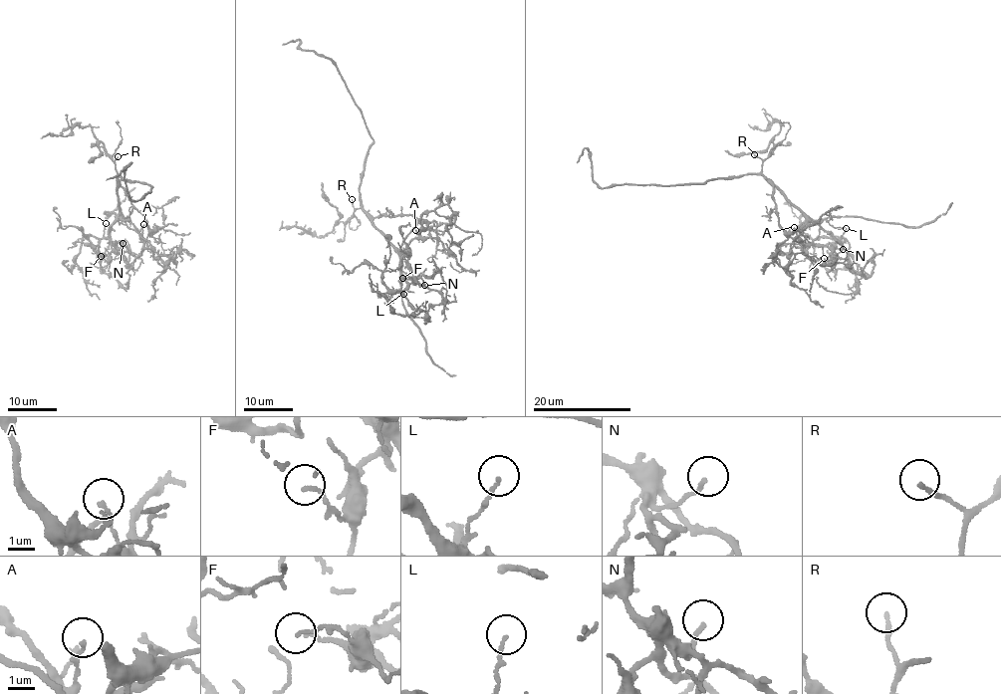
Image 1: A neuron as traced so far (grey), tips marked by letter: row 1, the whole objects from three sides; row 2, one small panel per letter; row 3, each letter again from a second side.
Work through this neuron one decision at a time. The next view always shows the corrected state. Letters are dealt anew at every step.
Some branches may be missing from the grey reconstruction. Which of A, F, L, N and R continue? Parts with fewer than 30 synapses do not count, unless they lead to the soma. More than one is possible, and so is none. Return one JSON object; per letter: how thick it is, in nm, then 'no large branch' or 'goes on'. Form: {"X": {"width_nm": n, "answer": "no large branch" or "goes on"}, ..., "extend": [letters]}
{"A": {"width_nm": 120, "answer": "no large branch"}, "F": {"width_nm": 130, "answer": "no large branch"}, "L": {"width_nm": 110, "answer": "no large branch"}, "N": {"width_nm": 140, "answer": "no large branch"}, "R": {"width_nm": 150, "answer": "goes on"}, "extend": ["R"]}

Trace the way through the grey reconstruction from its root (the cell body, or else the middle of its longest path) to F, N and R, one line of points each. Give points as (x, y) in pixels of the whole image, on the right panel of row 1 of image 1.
F: (748, 174), (761, 174), (833, 238), (835, 260), (827, 264), (824, 258)
N: (748, 174), (761, 174), (790, 202), (817, 220), (836, 243), (835, 254), (843, 249)
R: (748, 174), (761, 170), (762, 160), (754, 154)

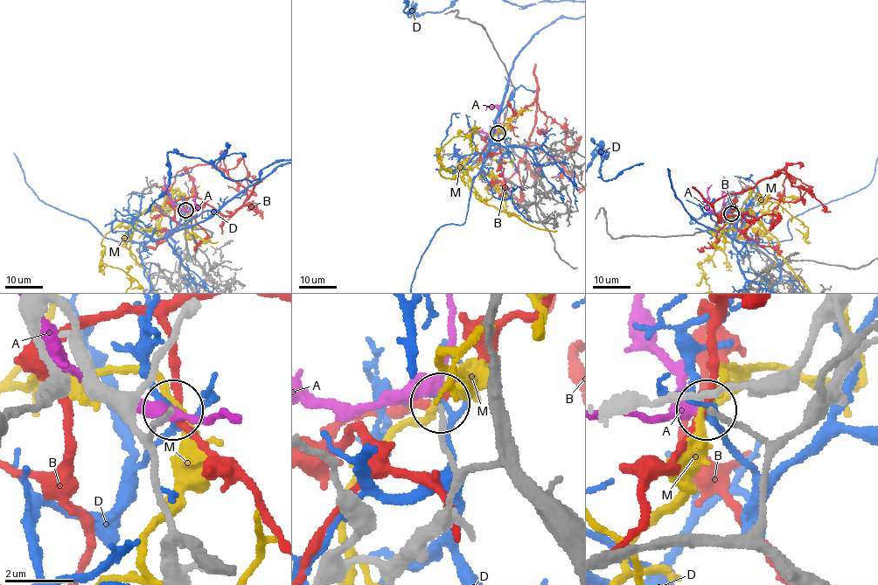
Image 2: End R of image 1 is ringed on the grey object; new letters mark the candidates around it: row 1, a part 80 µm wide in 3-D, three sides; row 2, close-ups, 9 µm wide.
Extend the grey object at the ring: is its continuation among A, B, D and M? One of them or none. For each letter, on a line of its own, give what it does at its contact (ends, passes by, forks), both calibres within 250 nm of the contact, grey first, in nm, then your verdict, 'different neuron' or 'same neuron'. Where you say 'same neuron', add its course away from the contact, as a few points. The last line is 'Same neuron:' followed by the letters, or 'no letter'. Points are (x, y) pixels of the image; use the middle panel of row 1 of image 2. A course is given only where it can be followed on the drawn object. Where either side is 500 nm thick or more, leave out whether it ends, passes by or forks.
A: it passes by; calibres 150 and 280 nm; same neuron; course (498, 133), (499, 110), (487, 106), (485, 110)
B: it passes by; calibres 150 and 200 nm; different neuron
D: it forks; calibres 160 and 130 nm; different neuron
M: it passes by; calibres 150 and 200 nm; different neuron
Same neuron: A

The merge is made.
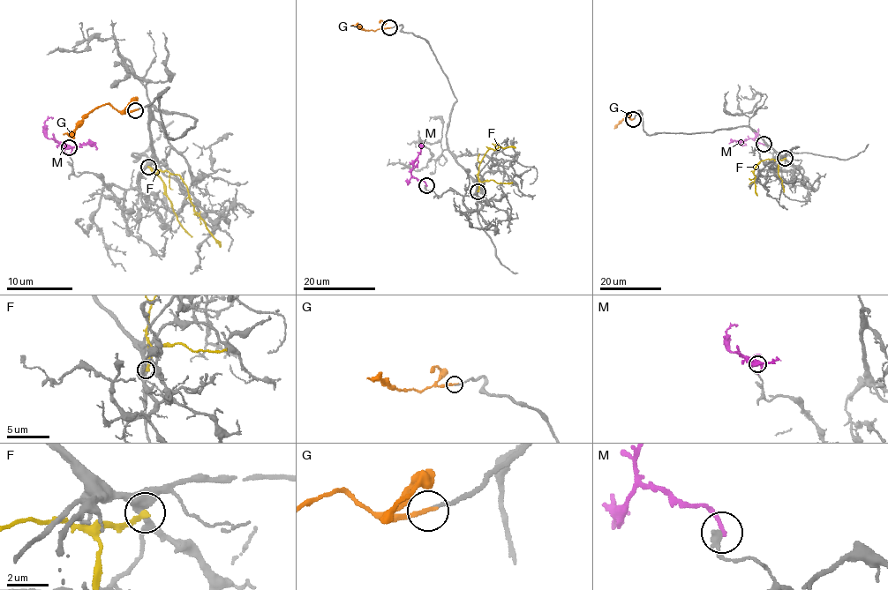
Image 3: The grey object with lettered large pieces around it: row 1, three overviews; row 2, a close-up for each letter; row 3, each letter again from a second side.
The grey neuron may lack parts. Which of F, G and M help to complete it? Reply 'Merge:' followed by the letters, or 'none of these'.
Merge: none of these

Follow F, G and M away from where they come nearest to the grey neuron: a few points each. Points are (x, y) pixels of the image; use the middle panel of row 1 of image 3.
F: (477, 191), (478, 166), (486, 151), (500, 146), (515, 147)
G: (388, 28), (361, 30), (351, 25)
M: (426, 185), (411, 174), (413, 161), (424, 141)

